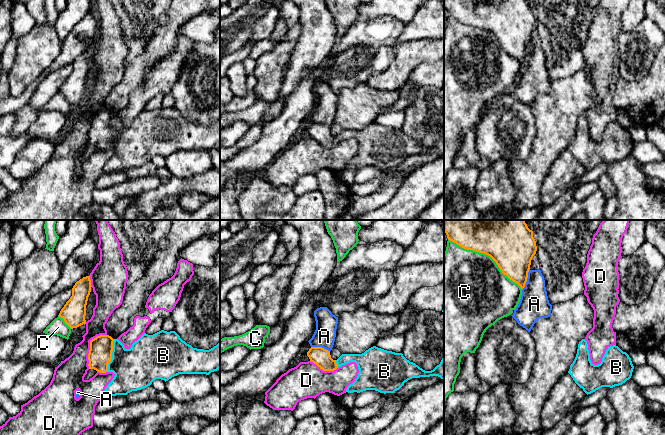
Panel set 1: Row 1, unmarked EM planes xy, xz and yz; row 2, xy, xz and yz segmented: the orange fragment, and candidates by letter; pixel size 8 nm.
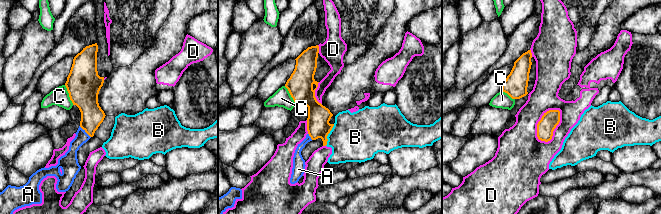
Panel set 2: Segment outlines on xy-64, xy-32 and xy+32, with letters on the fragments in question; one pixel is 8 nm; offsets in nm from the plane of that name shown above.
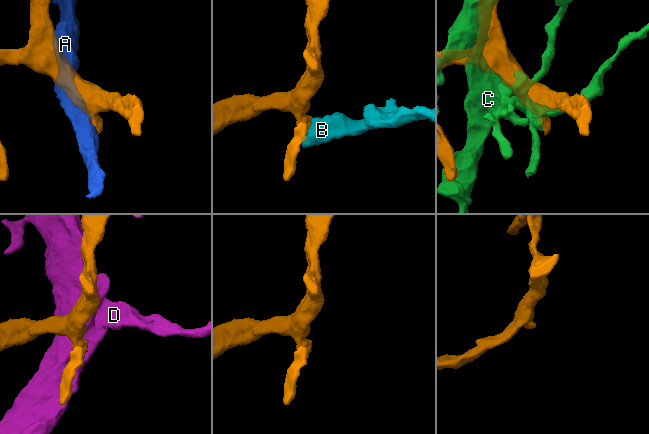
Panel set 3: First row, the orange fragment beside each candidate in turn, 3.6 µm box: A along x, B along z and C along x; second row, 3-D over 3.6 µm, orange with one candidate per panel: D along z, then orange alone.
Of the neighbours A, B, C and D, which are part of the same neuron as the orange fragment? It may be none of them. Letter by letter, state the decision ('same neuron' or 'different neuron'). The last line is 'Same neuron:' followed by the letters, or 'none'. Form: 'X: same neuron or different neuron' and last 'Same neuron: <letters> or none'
A: different neuron
B: same neuron
C: different neuron
D: different neuron
Same neuron: B

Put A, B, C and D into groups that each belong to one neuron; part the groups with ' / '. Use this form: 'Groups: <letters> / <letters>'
Groups: A / B / C / D

